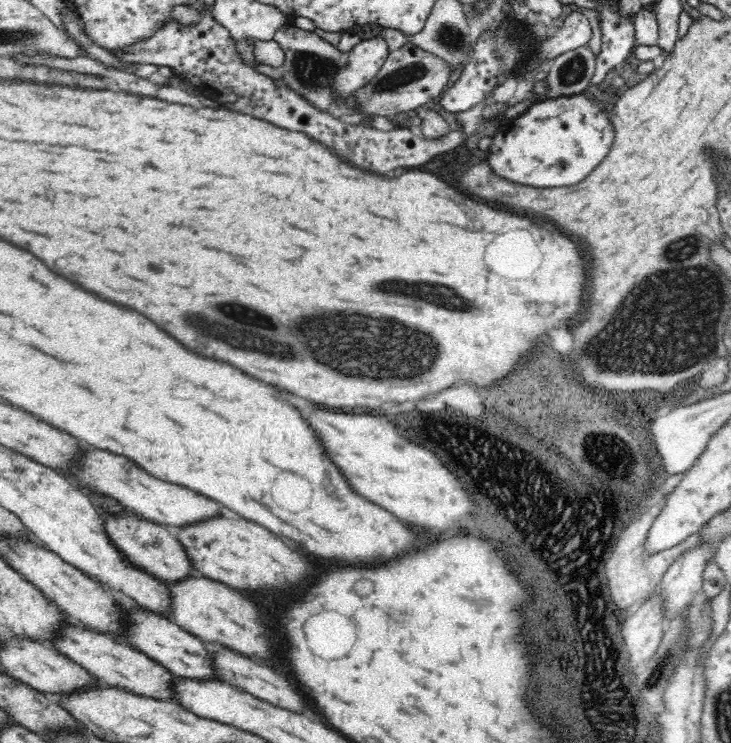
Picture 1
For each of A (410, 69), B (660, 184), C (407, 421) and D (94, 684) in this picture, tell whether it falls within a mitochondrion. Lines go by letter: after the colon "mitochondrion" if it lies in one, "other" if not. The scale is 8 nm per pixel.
A: mitochondrion
B: other
C: other
D: other

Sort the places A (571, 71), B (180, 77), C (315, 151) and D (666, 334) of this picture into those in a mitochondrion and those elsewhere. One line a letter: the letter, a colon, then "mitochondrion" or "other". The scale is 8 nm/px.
A: mitochondrion
B: other
C: other
D: mitochondrion

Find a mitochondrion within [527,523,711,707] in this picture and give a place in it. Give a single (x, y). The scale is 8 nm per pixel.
(667, 658)

